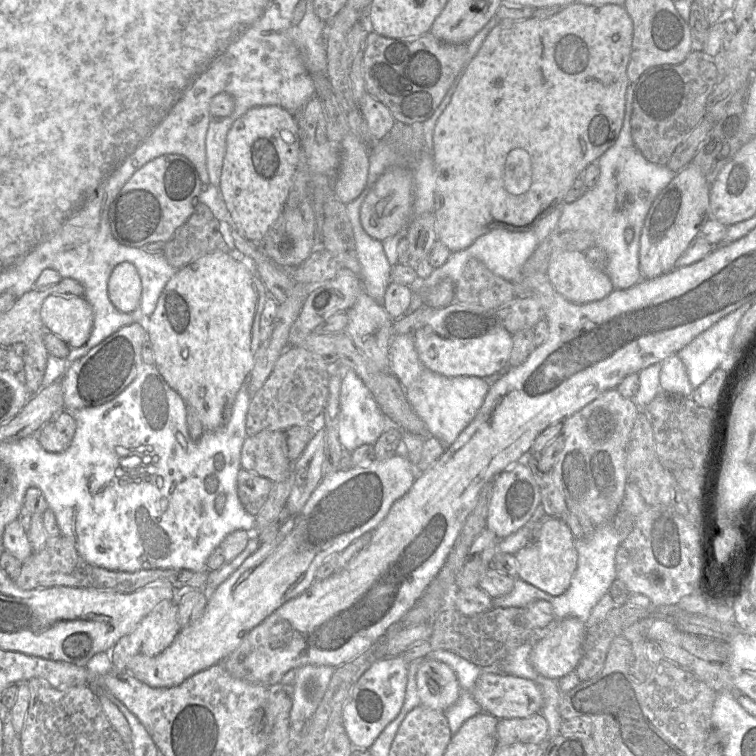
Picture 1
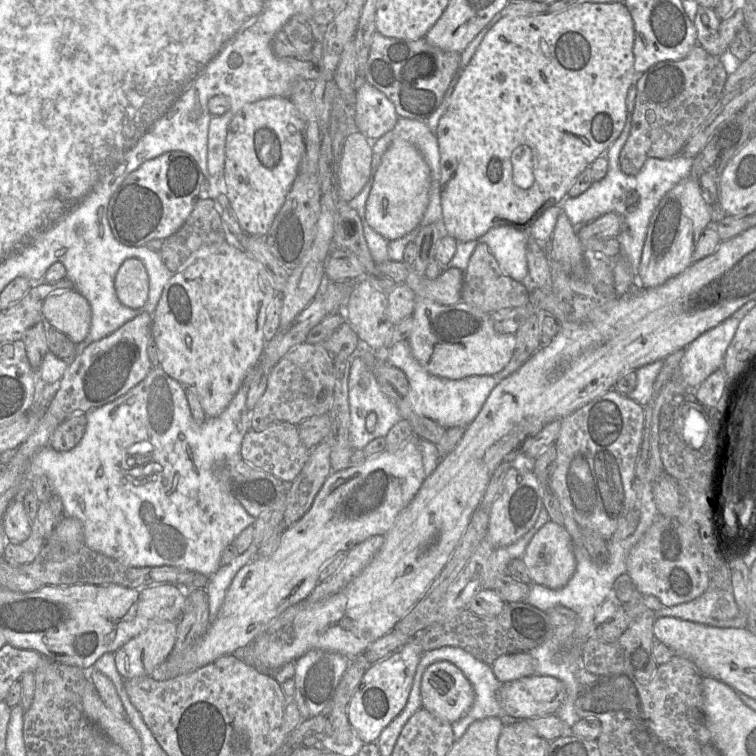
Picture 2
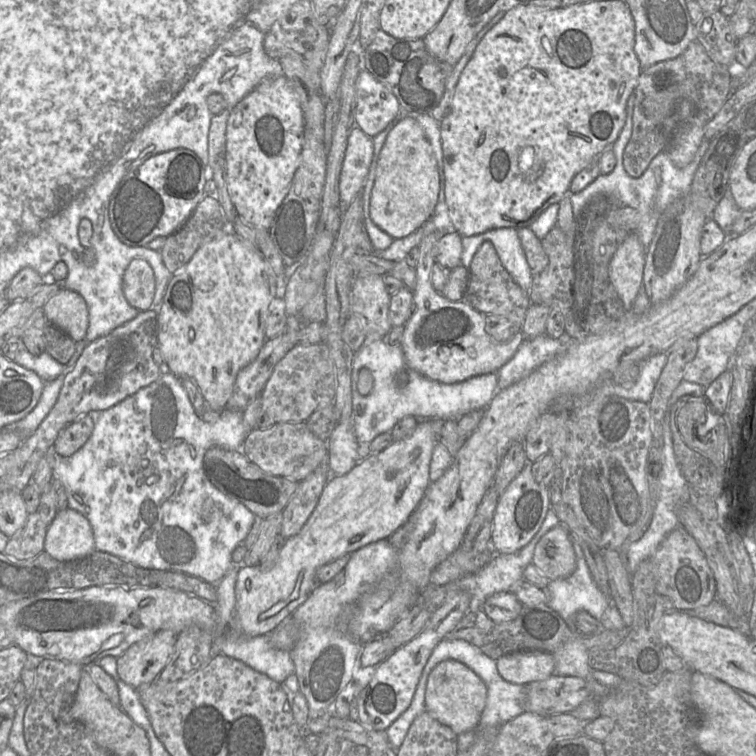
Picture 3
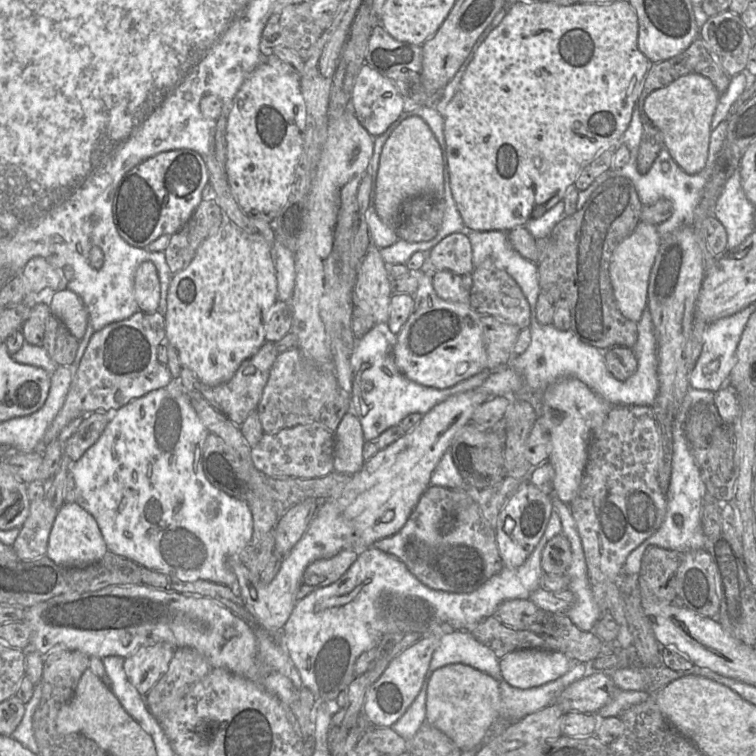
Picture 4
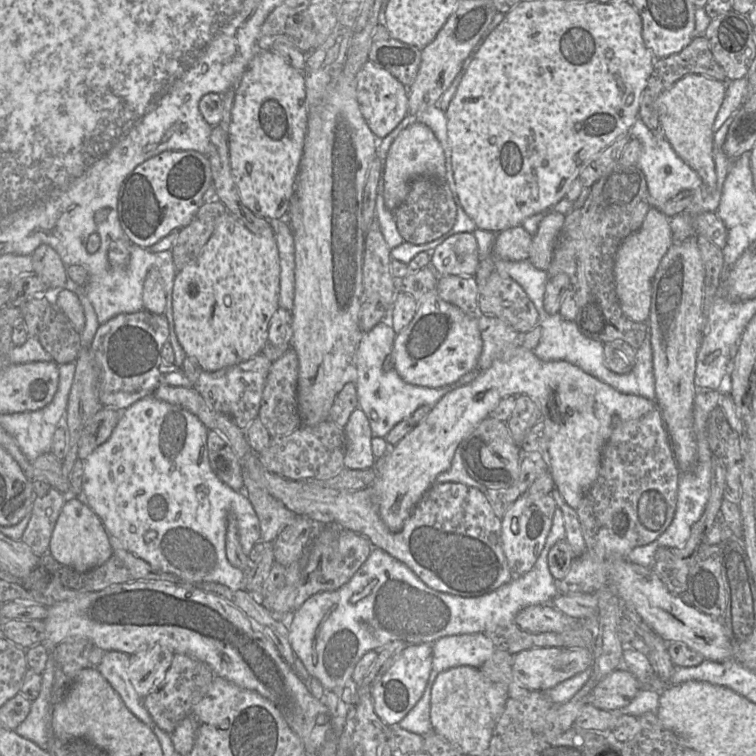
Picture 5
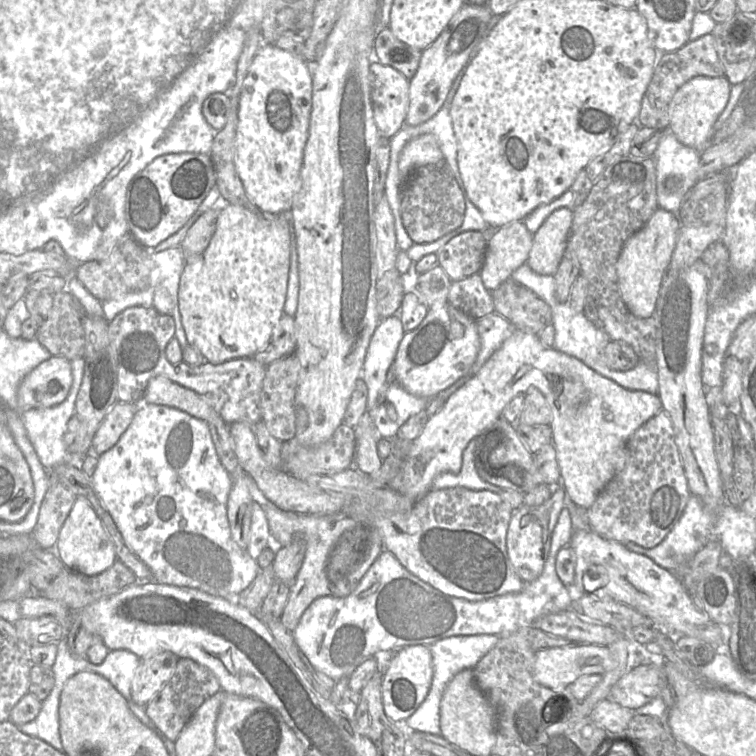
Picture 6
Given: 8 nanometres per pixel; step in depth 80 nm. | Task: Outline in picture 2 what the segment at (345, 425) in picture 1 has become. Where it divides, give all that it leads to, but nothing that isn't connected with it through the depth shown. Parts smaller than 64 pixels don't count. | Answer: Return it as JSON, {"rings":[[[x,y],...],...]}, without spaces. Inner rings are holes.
{"rings":[[[360,357],[351,359],[348,380],[348,399],[350,407],[350,445],[354,450],[363,449],[375,438],[385,437],[393,425],[402,420],[397,406],[381,390],[374,375],[366,367],[364,361]],[[367,412],[369,412],[369,414],[375,413],[377,417],[375,428],[372,431],[374,437],[371,437],[363,426],[363,418]]]}

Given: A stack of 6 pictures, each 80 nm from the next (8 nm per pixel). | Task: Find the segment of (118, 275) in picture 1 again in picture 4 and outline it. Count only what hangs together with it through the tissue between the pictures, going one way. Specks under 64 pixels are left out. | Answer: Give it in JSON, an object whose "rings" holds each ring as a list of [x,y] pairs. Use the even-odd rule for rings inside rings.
{"rings":[[[151,261],[141,263],[135,272],[134,297],[139,310],[157,311],[160,301],[160,281],[157,269]]]}

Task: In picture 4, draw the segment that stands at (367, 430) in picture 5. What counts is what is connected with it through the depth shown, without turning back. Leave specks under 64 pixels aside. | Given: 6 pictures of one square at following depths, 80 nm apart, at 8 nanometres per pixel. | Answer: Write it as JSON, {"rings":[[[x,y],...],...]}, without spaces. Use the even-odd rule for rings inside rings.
{"rings":[[[349,411],[339,423],[335,434],[334,472],[353,475],[364,464],[365,439],[358,417]]]}

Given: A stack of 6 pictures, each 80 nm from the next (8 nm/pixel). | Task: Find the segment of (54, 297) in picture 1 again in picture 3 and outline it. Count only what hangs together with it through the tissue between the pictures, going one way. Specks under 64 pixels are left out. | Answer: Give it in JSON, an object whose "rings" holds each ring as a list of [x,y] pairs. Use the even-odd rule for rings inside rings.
{"rings":[[[59,290],[47,300],[42,310],[49,324],[65,332],[75,342],[86,337],[89,326],[88,308],[77,292]]]}

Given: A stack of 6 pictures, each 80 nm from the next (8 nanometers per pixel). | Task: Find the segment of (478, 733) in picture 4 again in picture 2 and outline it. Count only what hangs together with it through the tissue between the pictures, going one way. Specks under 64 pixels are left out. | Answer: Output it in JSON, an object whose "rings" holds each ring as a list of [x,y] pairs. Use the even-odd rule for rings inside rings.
{"rings":[[[449,661],[433,663],[423,673],[422,707],[451,724],[467,714],[474,698],[470,681]]]}

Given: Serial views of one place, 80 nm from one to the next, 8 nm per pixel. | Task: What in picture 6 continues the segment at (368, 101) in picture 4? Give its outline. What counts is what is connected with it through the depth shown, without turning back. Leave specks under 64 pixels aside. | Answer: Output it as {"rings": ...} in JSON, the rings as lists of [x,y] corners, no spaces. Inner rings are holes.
{"rings":[[[372,61],[370,94],[380,136],[392,137],[405,123],[409,106],[409,79],[391,66]]]}

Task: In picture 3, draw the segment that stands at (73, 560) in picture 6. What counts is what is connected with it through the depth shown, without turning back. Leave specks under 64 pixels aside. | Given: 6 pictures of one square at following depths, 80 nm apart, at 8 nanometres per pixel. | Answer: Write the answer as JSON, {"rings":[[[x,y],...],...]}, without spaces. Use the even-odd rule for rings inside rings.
{"rings":[[[71,508],[58,511],[48,527],[44,551],[59,561],[80,559],[97,551],[90,522]]]}

